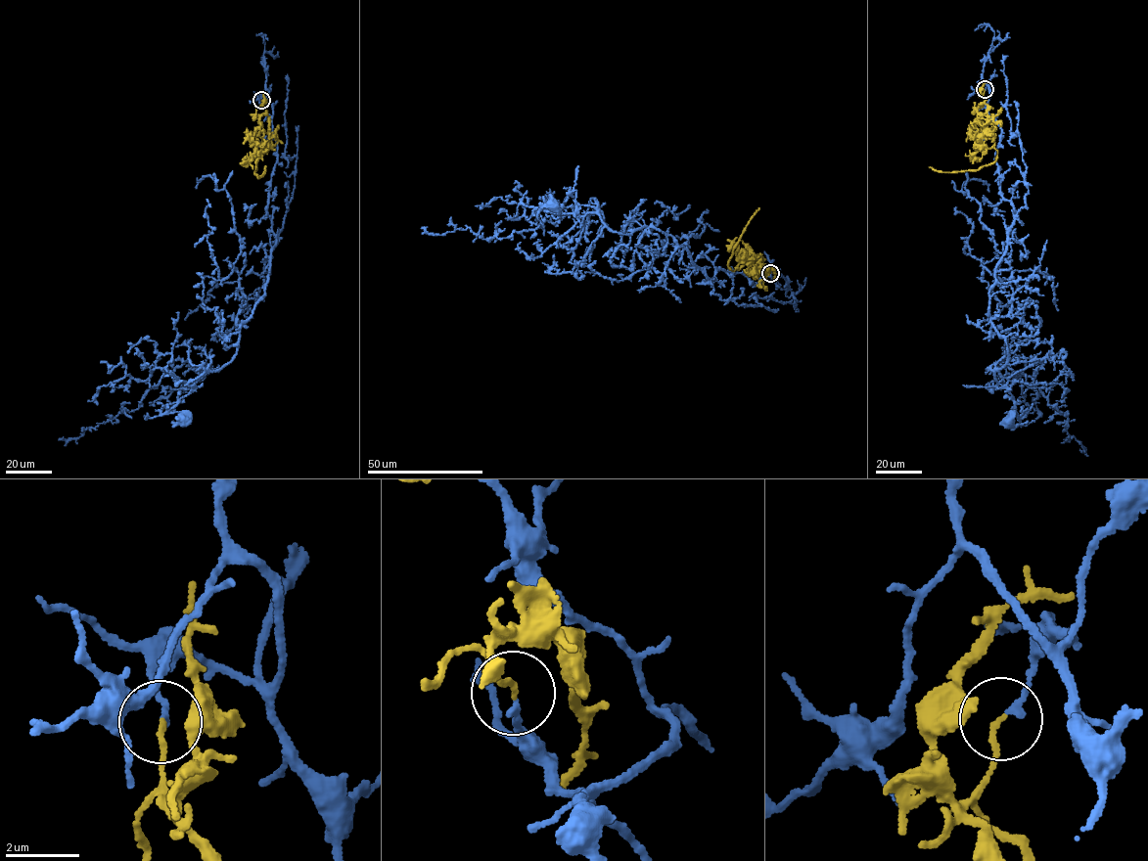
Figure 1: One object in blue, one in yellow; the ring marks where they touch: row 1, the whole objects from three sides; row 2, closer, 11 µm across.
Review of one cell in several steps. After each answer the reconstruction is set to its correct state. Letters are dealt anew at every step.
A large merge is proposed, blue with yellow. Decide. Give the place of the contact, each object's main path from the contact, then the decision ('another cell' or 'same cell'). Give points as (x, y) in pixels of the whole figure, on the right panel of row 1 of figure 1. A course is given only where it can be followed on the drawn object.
at (985, 89); blue runs (985, 89), (1001, 130), (1001, 196), (1014, 218), (988, 294), (1009, 354), (994, 375), (1015, 404), (1008, 421); yellow runs (985, 89), (973, 137), (987, 135), (994, 141), (995, 159), (976, 170), (929, 166); another cell

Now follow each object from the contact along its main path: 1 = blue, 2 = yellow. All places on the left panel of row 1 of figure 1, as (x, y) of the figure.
1: (261, 100), (277, 148), (264, 294), (232, 360), (193, 380), (167, 412), (183, 419)
2: (261, 100), (265, 113), (259, 117), (259, 127), (264, 141), (254, 152), (257, 178), (265, 165)

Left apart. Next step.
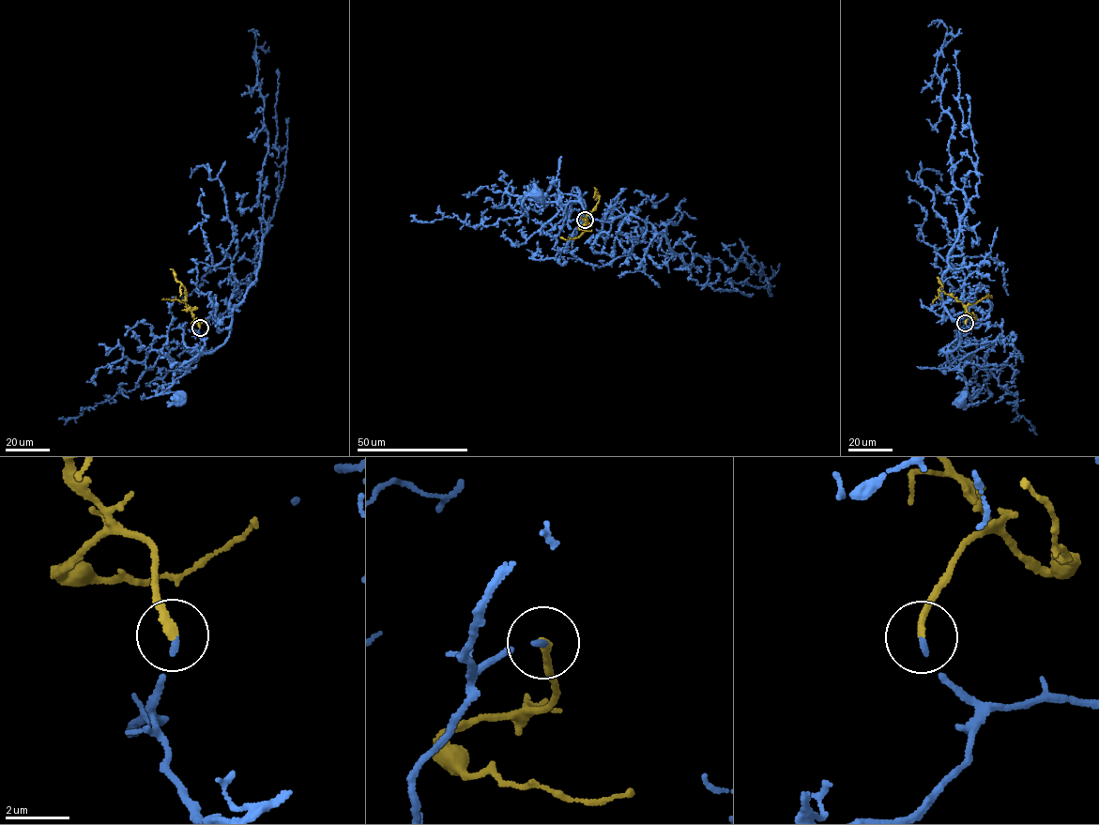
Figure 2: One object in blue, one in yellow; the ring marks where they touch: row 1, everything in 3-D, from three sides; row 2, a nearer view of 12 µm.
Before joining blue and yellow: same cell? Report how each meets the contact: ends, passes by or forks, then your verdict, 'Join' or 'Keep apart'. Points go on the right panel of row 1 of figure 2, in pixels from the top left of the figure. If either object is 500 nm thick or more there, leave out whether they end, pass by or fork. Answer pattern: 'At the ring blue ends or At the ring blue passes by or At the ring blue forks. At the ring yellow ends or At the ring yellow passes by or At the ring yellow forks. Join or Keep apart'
At the ring blue ends. At the ring yellow ends. Join

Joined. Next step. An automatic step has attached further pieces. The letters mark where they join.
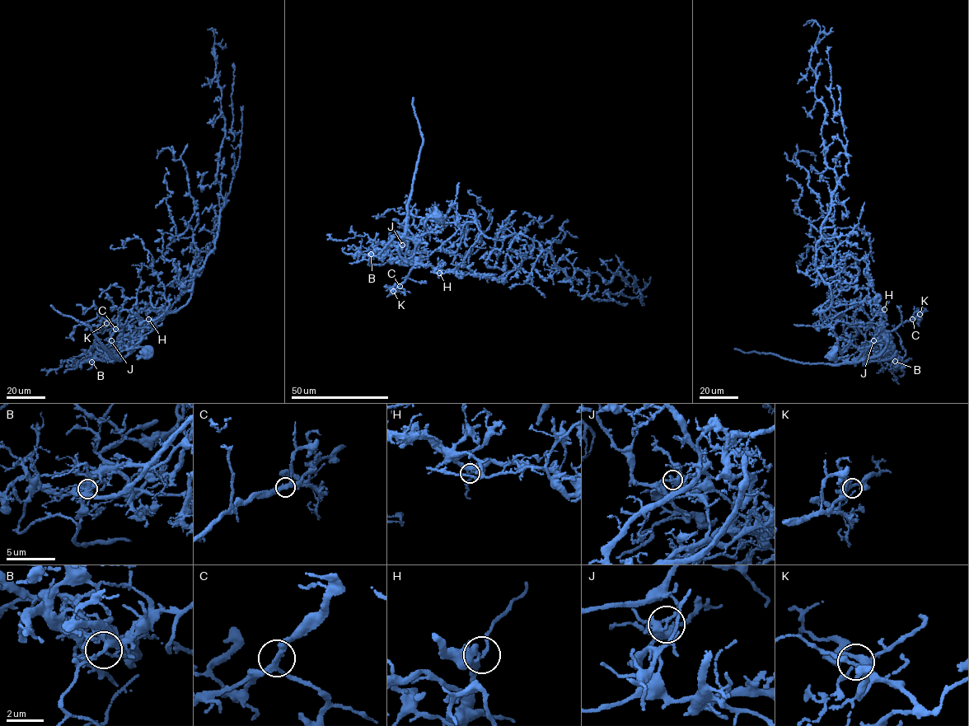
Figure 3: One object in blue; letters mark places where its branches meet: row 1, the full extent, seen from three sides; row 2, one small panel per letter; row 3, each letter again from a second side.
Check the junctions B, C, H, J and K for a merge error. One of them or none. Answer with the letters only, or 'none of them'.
J

